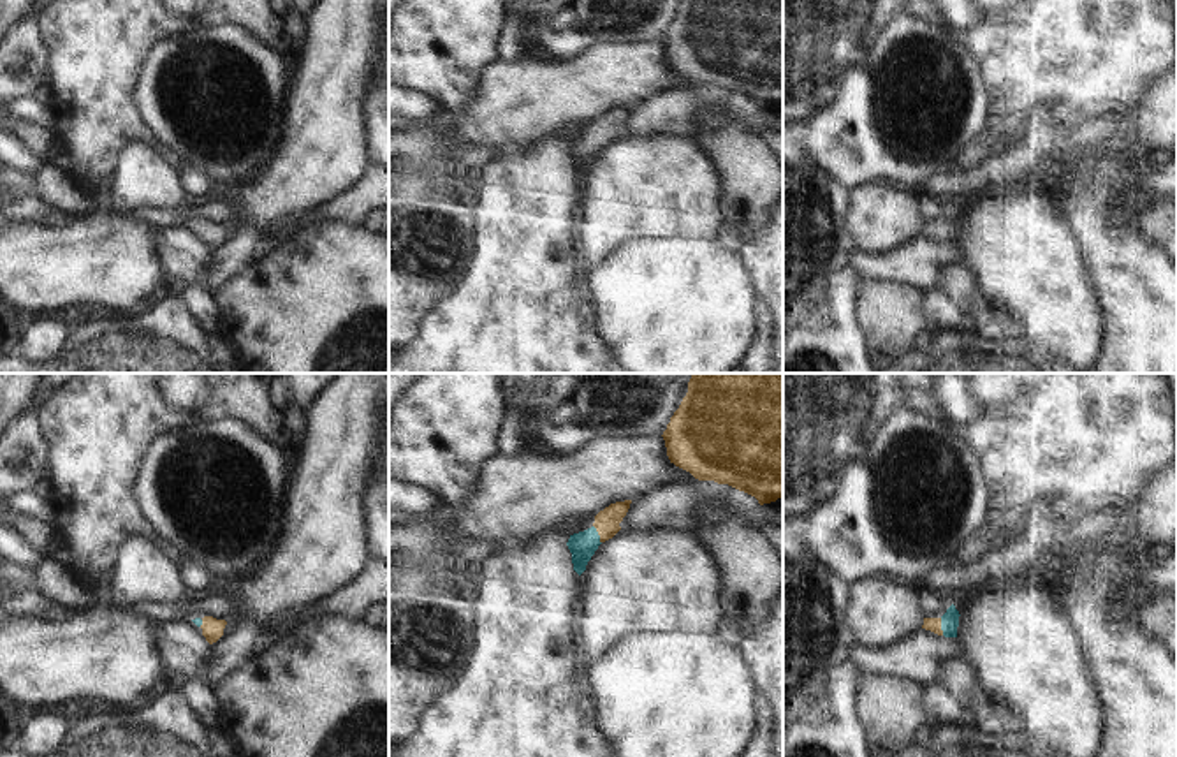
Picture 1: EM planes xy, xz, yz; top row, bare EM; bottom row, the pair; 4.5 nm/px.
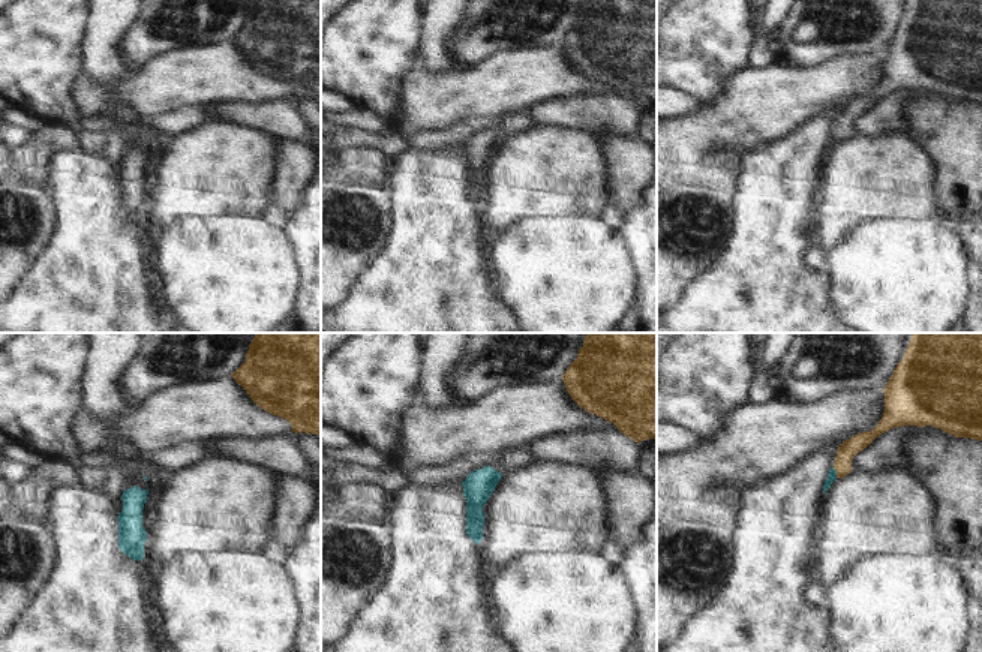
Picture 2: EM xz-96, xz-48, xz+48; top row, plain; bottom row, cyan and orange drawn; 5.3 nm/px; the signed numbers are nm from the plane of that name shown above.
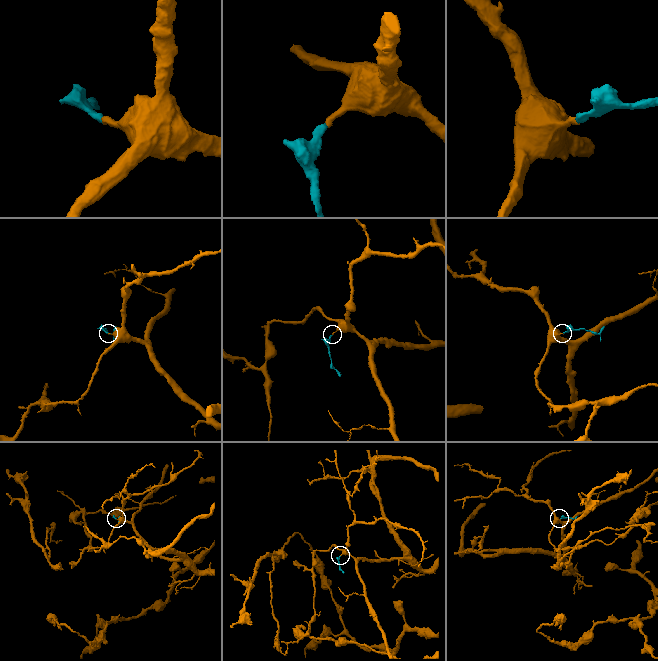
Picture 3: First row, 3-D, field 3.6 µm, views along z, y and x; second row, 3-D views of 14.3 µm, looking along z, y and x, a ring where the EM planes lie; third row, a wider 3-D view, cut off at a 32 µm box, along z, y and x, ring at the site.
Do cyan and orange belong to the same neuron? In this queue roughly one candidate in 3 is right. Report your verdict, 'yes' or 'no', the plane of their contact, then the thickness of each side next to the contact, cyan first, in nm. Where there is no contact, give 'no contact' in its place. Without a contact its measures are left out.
yes | xz | 120/110 nm

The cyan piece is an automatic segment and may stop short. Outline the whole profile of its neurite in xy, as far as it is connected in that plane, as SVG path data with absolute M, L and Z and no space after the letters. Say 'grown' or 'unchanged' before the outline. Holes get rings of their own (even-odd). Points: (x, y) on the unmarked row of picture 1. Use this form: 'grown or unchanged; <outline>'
grown; M204 222L192 225L197 232L202 234L202 241L209 250L216 248L223 241L223 234L227 231L225 225L216 225L213 222Z

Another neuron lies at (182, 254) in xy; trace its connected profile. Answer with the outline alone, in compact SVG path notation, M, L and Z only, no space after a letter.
M192 225L157 231L160 275L183 285L199 285L211 266L211 250Z

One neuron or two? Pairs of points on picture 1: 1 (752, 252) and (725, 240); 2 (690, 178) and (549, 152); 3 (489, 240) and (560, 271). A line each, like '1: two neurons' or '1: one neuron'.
1: two neurons
2: two neurons
3: one neuron

